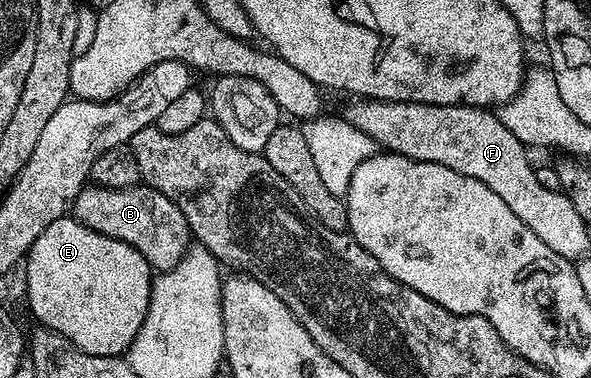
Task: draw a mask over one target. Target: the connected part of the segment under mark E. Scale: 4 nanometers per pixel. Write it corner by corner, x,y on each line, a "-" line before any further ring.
66,214
35,238
24,268
25,292
38,325
58,332
72,347
92,356
128,353
143,318
147,318
155,279
147,258
135,246
107,238

